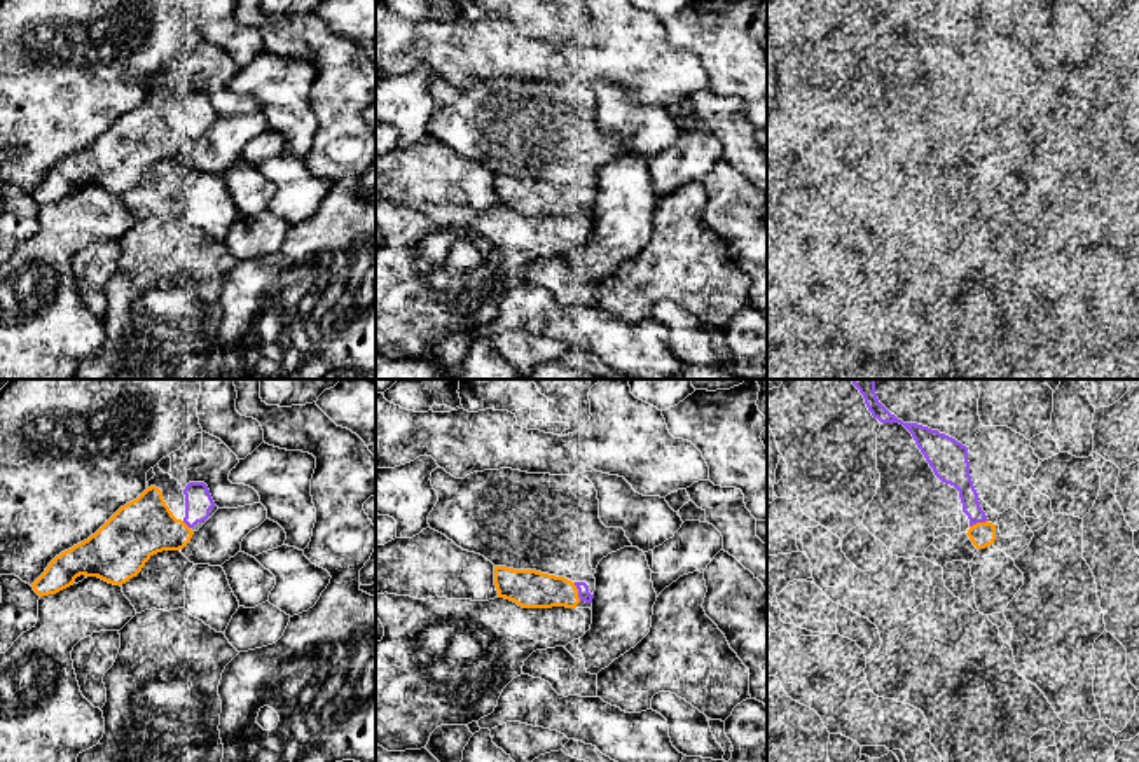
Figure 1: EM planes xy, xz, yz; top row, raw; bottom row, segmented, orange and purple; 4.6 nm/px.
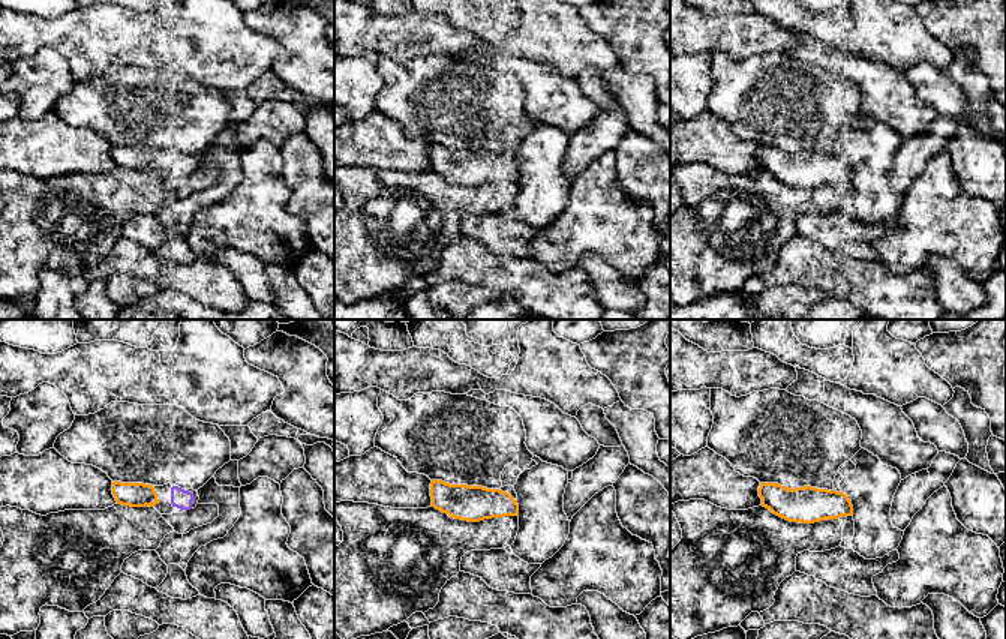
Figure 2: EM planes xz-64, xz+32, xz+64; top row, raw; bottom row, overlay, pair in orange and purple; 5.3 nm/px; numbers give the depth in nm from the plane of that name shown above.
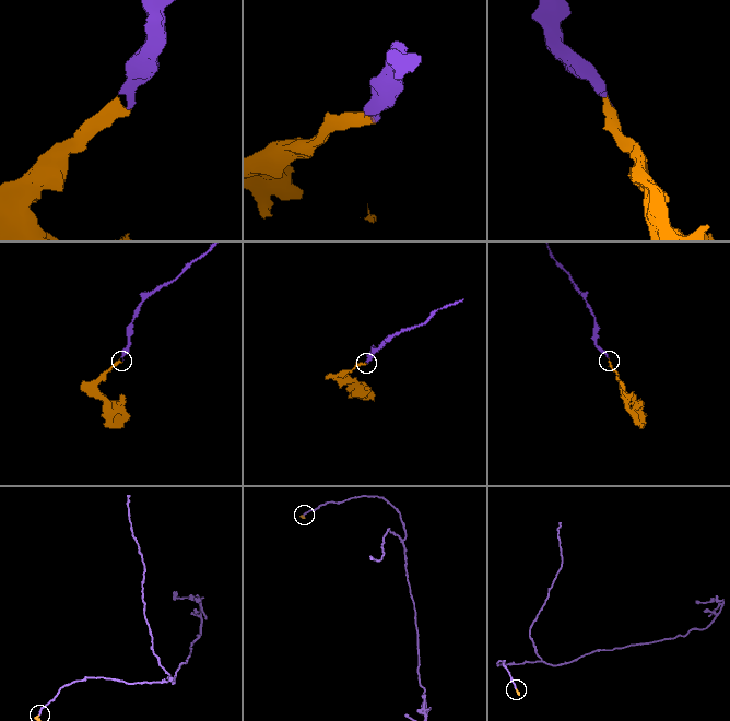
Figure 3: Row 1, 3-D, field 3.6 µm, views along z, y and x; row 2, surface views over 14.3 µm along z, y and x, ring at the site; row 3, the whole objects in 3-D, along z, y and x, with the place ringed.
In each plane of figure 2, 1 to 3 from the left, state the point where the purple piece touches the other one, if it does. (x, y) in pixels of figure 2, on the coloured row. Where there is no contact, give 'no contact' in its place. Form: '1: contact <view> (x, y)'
1: no contact
2: no contact
3: no contact

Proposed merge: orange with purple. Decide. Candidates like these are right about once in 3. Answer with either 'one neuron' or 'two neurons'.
one neuron

